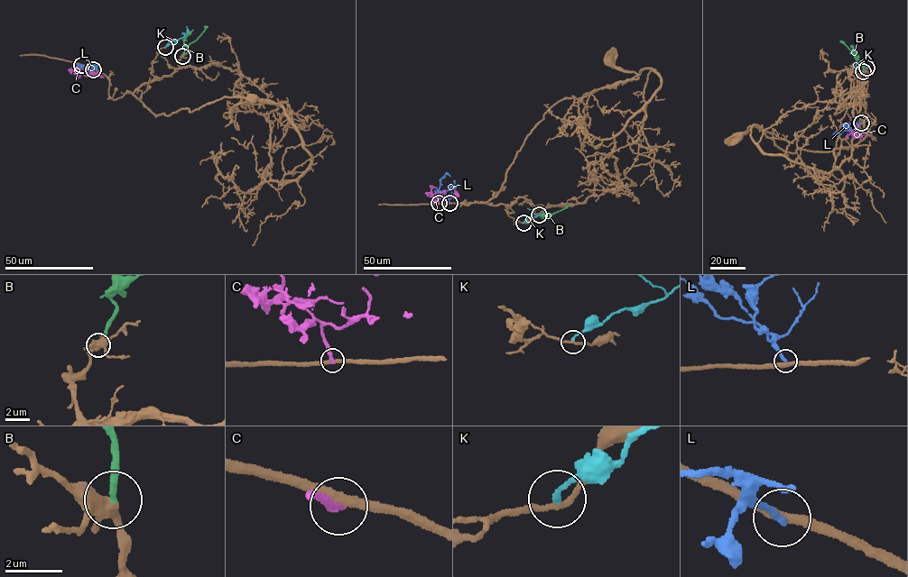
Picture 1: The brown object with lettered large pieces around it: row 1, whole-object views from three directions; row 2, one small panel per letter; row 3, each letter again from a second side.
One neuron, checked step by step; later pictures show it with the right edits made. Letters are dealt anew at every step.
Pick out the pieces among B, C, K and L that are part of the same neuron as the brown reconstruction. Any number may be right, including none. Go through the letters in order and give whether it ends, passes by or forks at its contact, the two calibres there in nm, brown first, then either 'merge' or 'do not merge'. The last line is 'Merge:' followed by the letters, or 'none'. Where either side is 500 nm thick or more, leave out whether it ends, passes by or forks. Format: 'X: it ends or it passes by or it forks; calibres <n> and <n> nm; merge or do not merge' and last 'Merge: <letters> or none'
B: it ends; calibres 420 and 280 nm; merge
C: it ends; calibres 320 and 280 nm; do not merge
K: it ends; calibres 200 and 160 nm; do not merge
L: it ends; calibres 320 and 260 nm; do not merge
Merge: B

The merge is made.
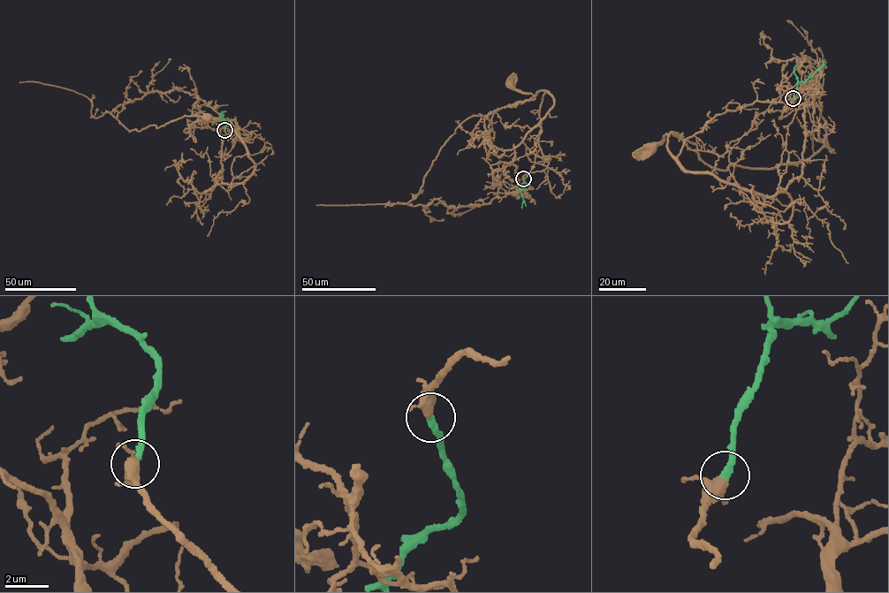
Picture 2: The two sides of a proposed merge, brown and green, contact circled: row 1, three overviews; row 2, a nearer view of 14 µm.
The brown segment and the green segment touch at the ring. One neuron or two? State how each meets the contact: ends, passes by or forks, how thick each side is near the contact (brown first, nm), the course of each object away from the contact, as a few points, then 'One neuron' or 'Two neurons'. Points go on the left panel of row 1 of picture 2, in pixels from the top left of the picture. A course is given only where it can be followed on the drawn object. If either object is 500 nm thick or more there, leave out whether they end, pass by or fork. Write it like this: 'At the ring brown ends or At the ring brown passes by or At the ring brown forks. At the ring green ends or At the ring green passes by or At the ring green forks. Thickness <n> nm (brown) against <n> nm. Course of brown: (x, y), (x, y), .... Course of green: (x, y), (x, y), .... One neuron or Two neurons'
At the ring brown forks. At the ring green ends. Thickness 320 nm (brown) against 320 nm. Course of brown: (224, 130), (231, 139), (249, 138), (237, 125), (244, 144), (230, 121), (208, 117). Course of green: (224, 130), (226, 124), (221, 121), (224, 118), (223, 113). One neuron

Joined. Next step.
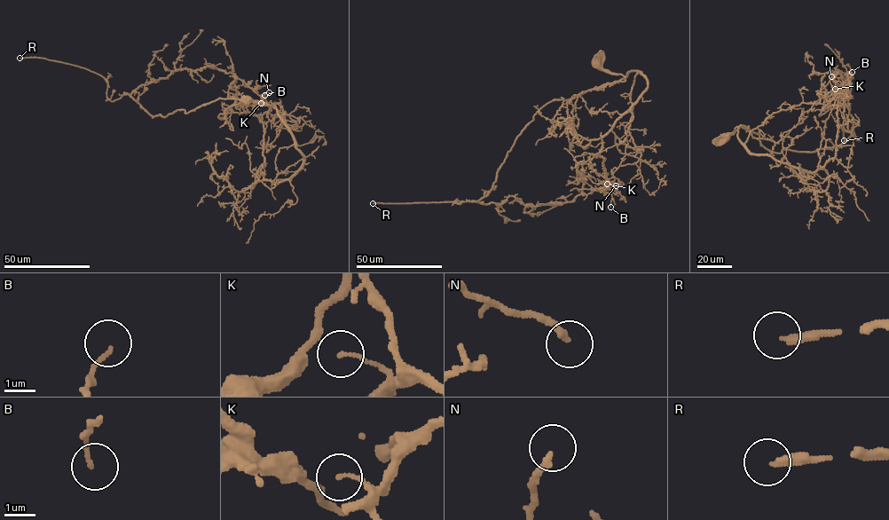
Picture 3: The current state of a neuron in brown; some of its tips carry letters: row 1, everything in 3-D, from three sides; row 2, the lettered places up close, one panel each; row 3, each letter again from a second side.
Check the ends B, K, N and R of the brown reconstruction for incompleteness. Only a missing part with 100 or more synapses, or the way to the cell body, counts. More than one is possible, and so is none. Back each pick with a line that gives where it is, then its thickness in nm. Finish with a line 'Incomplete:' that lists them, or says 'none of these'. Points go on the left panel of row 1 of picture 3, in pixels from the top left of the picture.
R: Place: (19, 58). Thickness 240 nm
Incomplete: R

